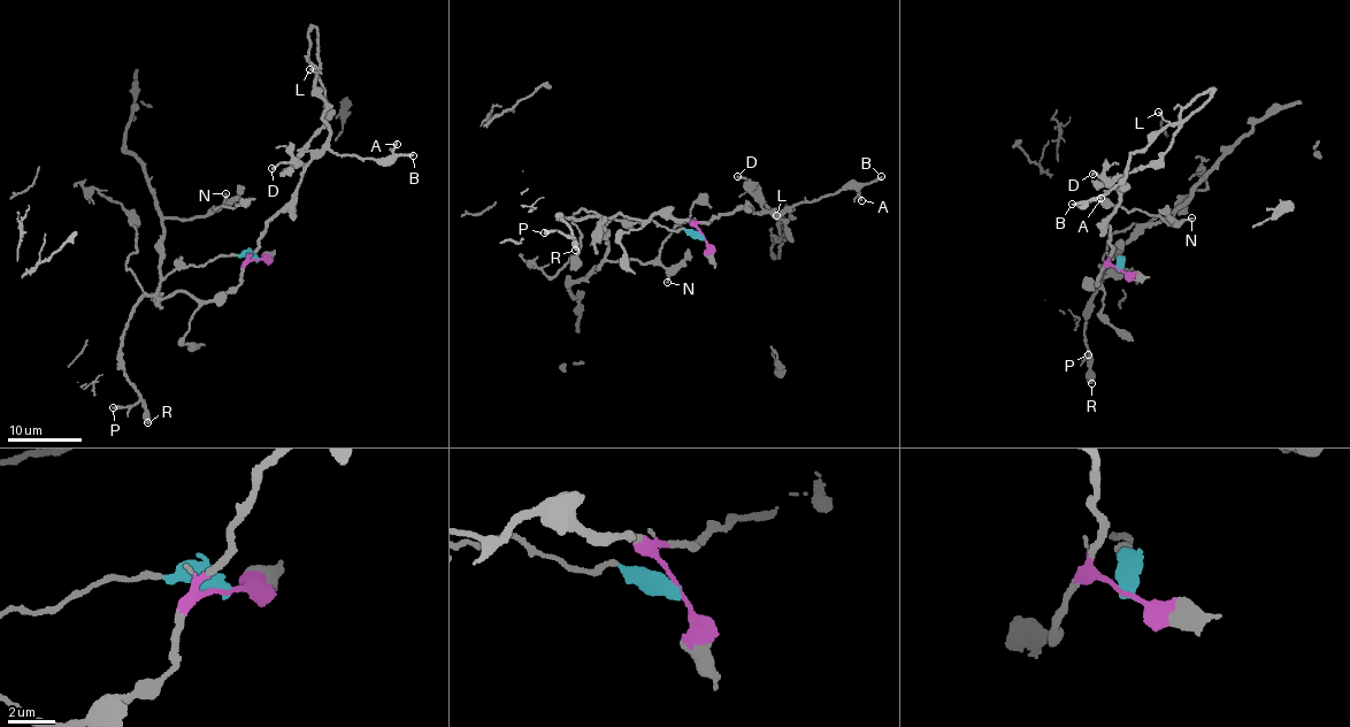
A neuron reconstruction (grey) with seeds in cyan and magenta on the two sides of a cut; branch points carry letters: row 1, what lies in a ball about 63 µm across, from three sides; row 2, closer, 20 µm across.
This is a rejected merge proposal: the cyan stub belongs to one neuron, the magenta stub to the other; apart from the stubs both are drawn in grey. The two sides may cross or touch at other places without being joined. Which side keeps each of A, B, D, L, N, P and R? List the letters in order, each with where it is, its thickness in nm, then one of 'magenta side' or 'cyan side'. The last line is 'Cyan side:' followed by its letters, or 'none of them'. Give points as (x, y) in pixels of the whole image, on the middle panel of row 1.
A: at (861, 200); 200 nm thick; magenta side
B: at (881, 176); 220 nm thick; magenta side
D: at (737, 176); 200 nm thick; magenta side
L: at (776, 215); 170 nm thick; magenta side
N: at (667, 282); 190 nm thick; cyan side
P: at (544, 232); 360 nm thick; cyan side
R: at (575, 250); 480 nm thick; cyan side
Cyan side: N, P, R

